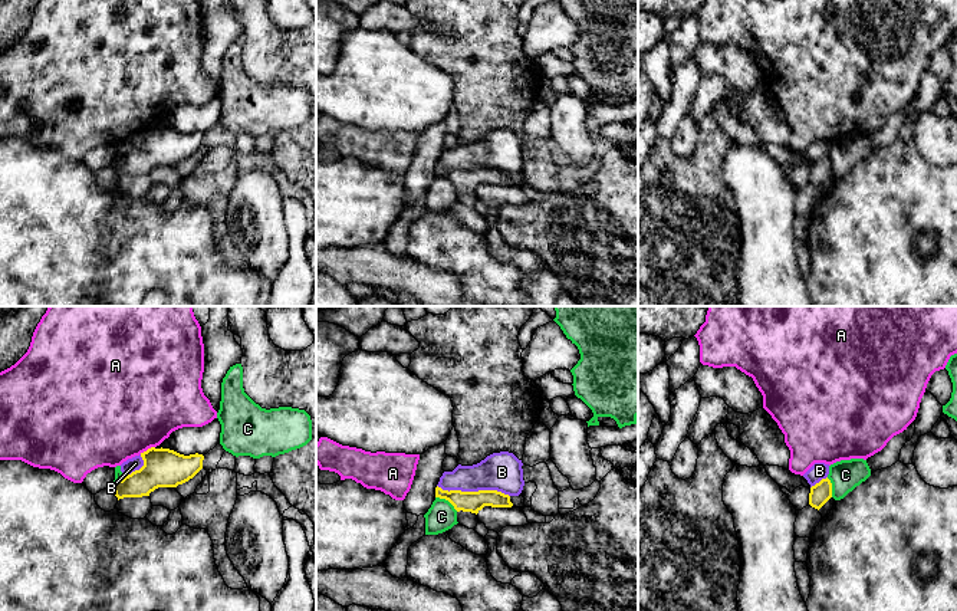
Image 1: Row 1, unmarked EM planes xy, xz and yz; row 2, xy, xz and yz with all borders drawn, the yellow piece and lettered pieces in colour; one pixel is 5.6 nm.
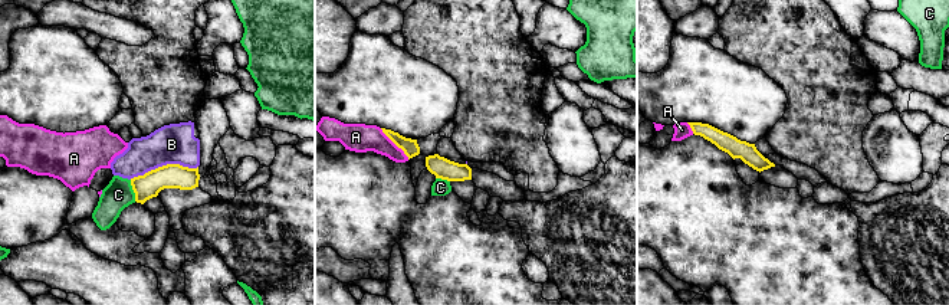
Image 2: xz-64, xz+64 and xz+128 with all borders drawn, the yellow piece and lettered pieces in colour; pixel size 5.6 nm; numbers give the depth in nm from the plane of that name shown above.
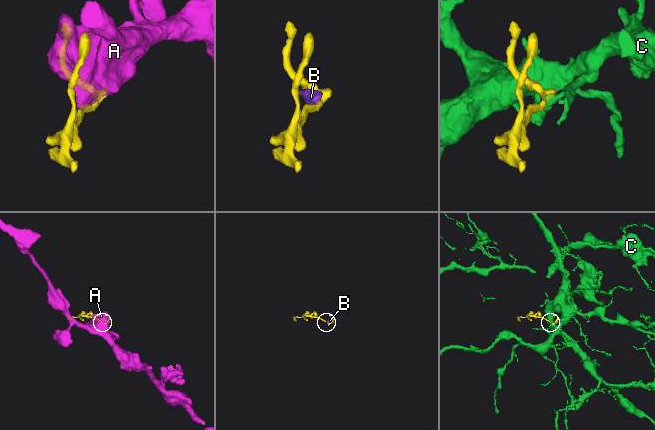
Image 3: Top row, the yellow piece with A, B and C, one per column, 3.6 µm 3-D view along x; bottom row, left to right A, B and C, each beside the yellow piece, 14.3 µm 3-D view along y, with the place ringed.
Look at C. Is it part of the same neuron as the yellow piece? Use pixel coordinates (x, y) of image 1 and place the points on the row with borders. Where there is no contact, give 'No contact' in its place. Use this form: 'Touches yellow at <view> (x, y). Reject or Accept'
Touches yellow at xz (447, 499). Reject

